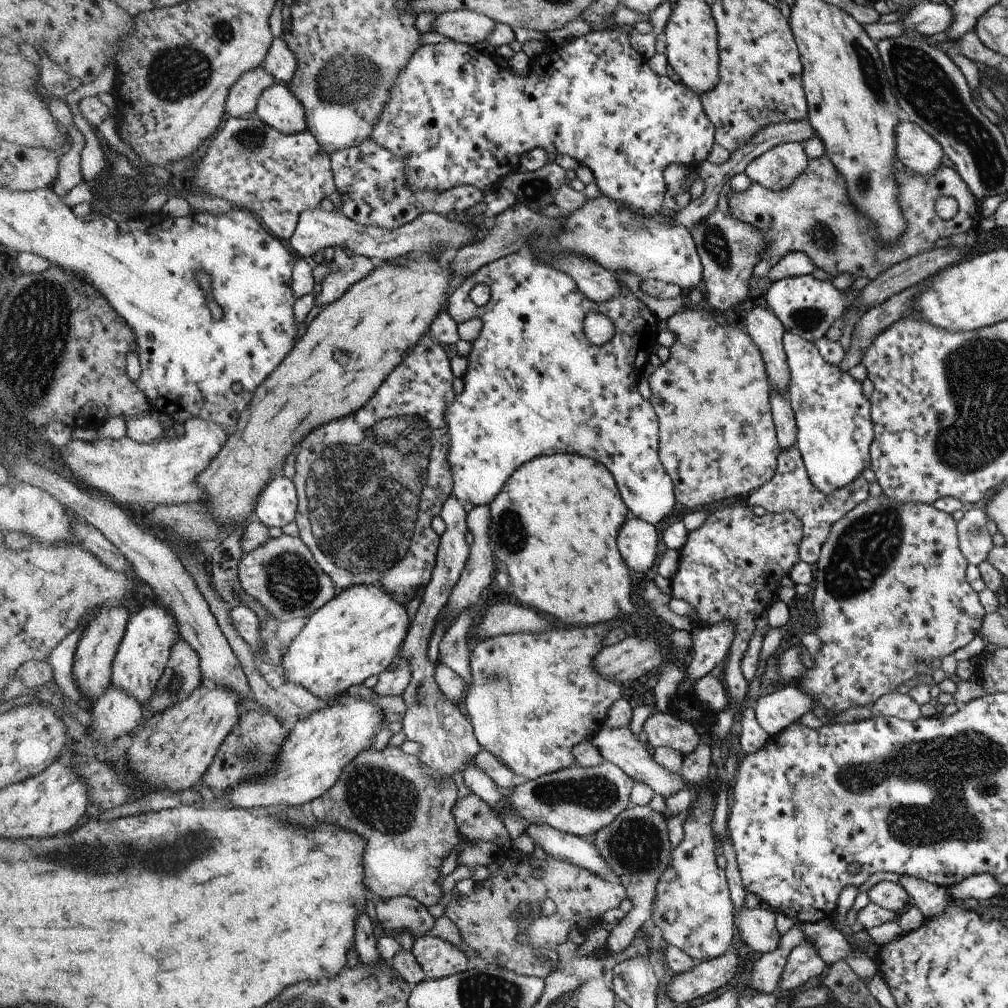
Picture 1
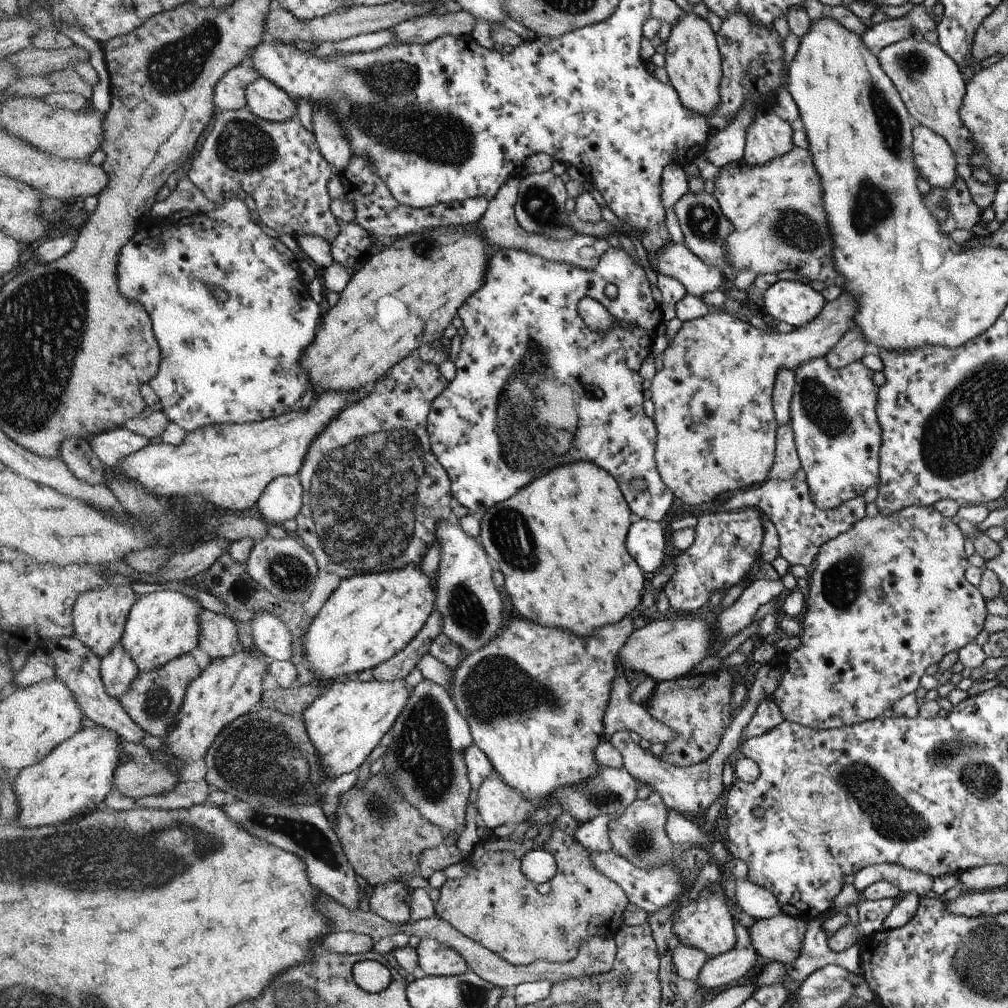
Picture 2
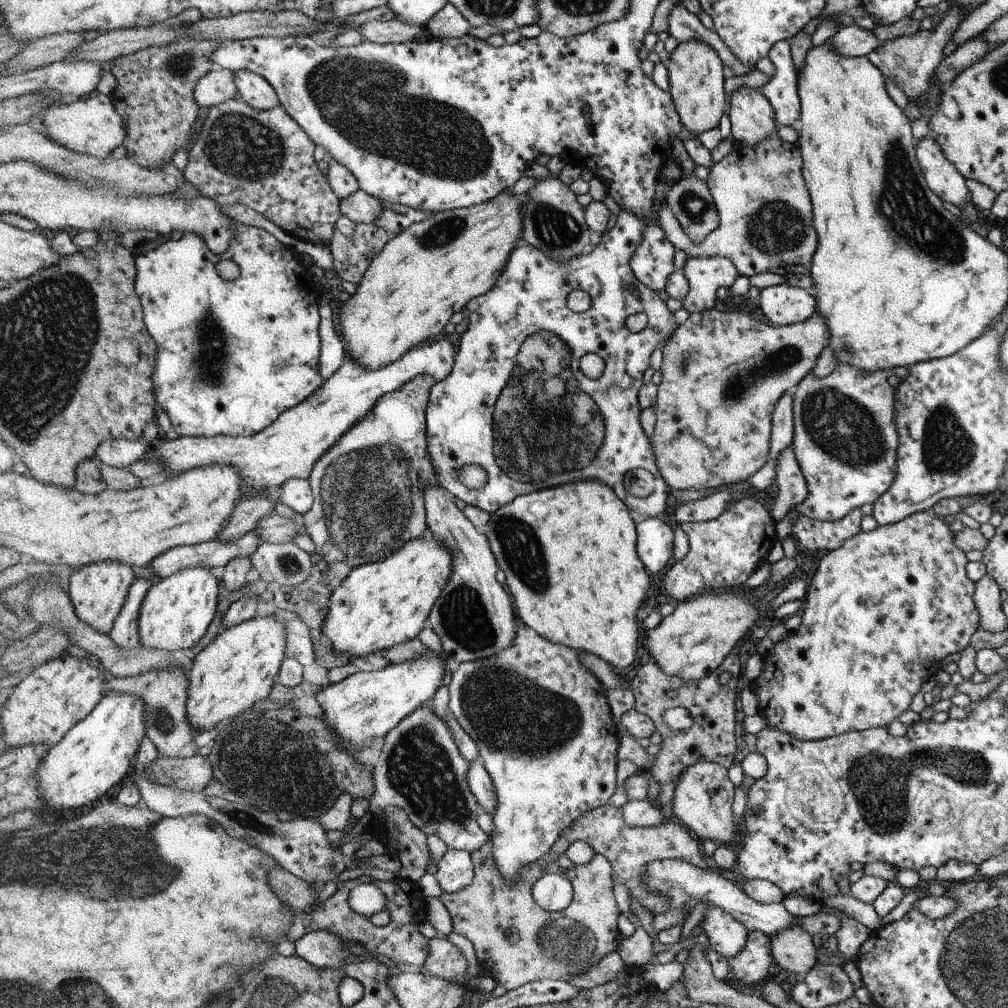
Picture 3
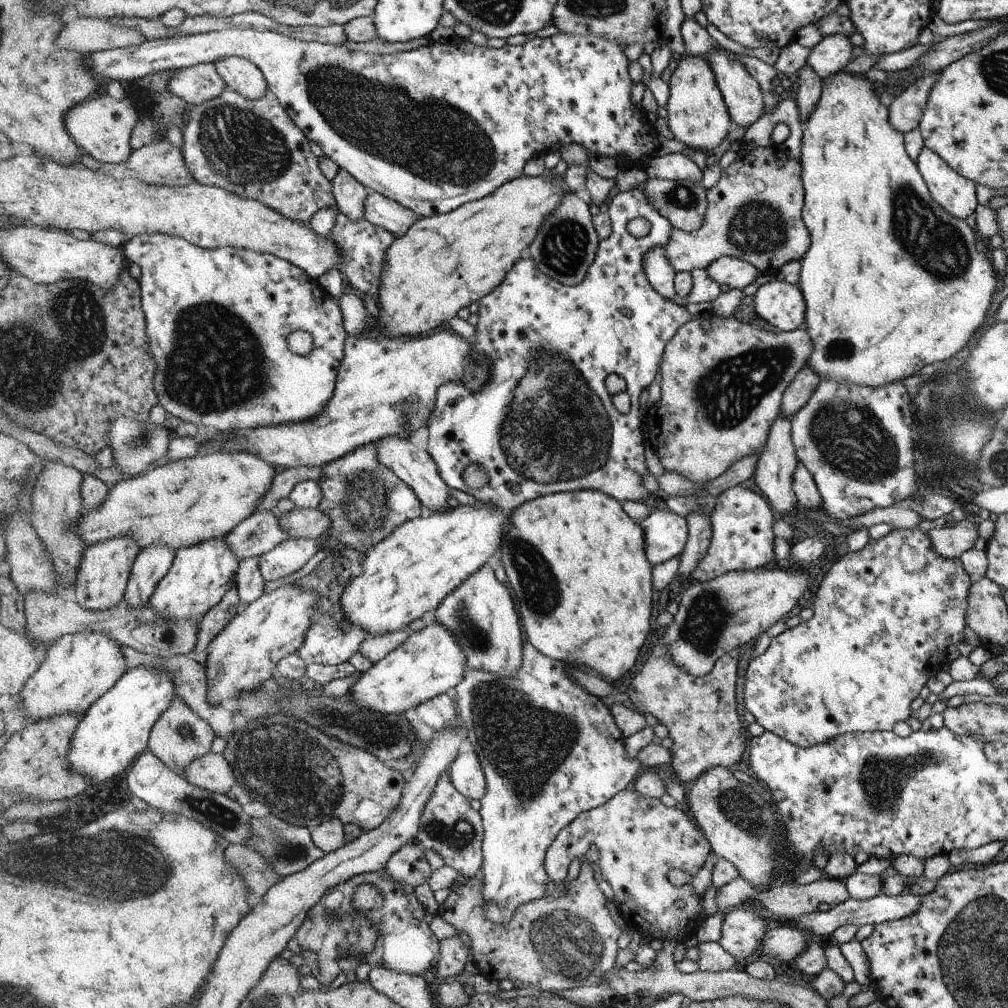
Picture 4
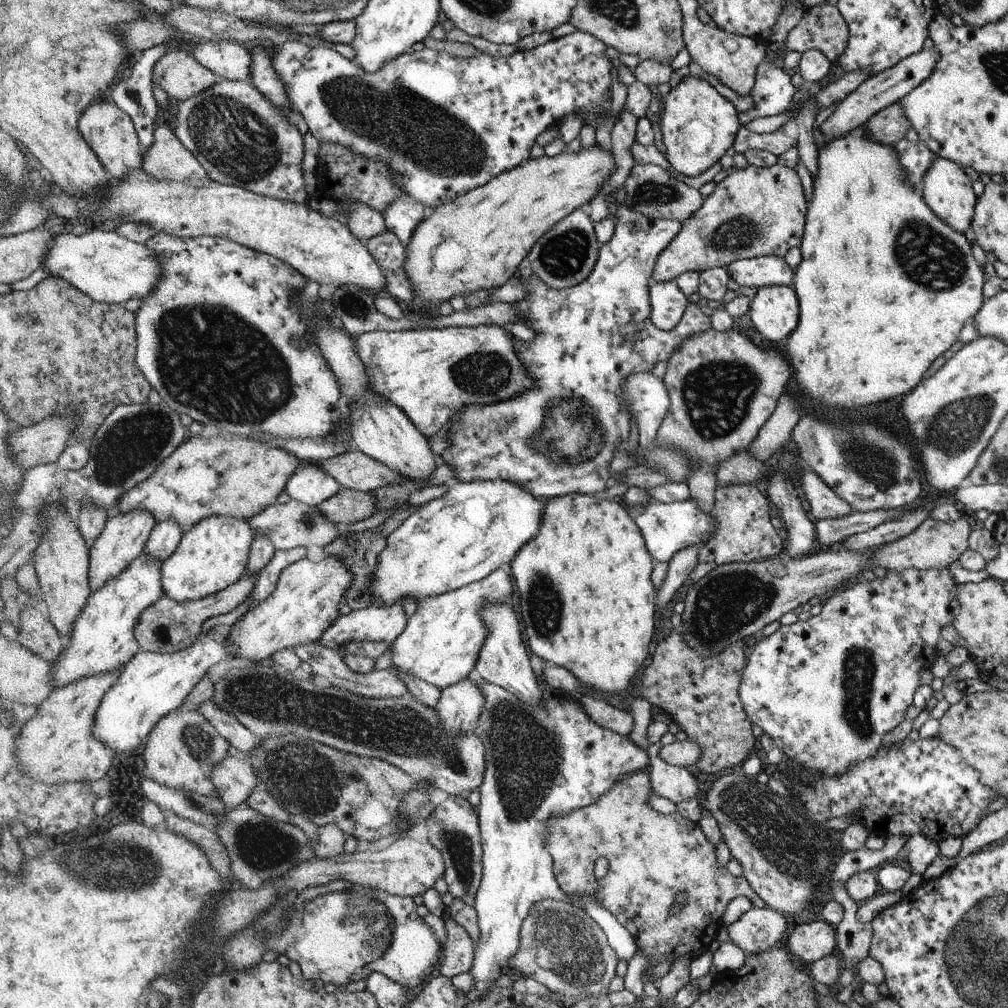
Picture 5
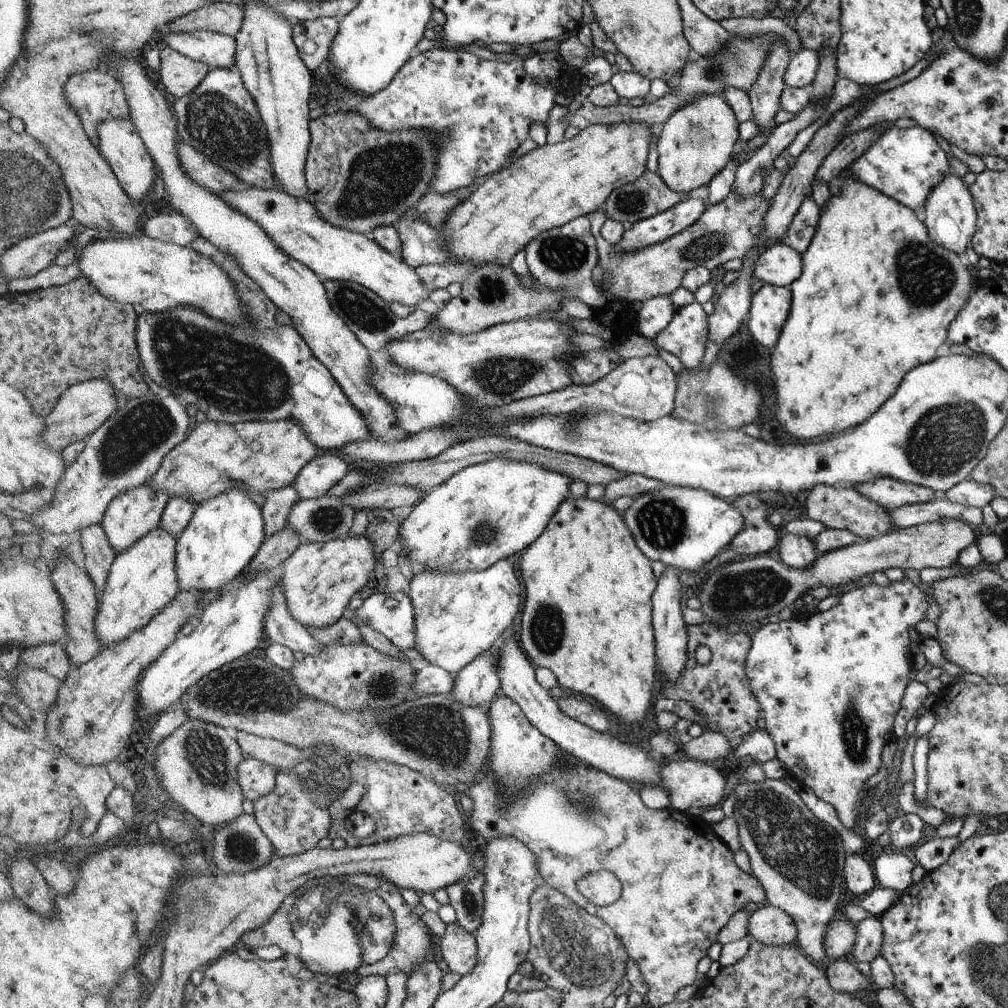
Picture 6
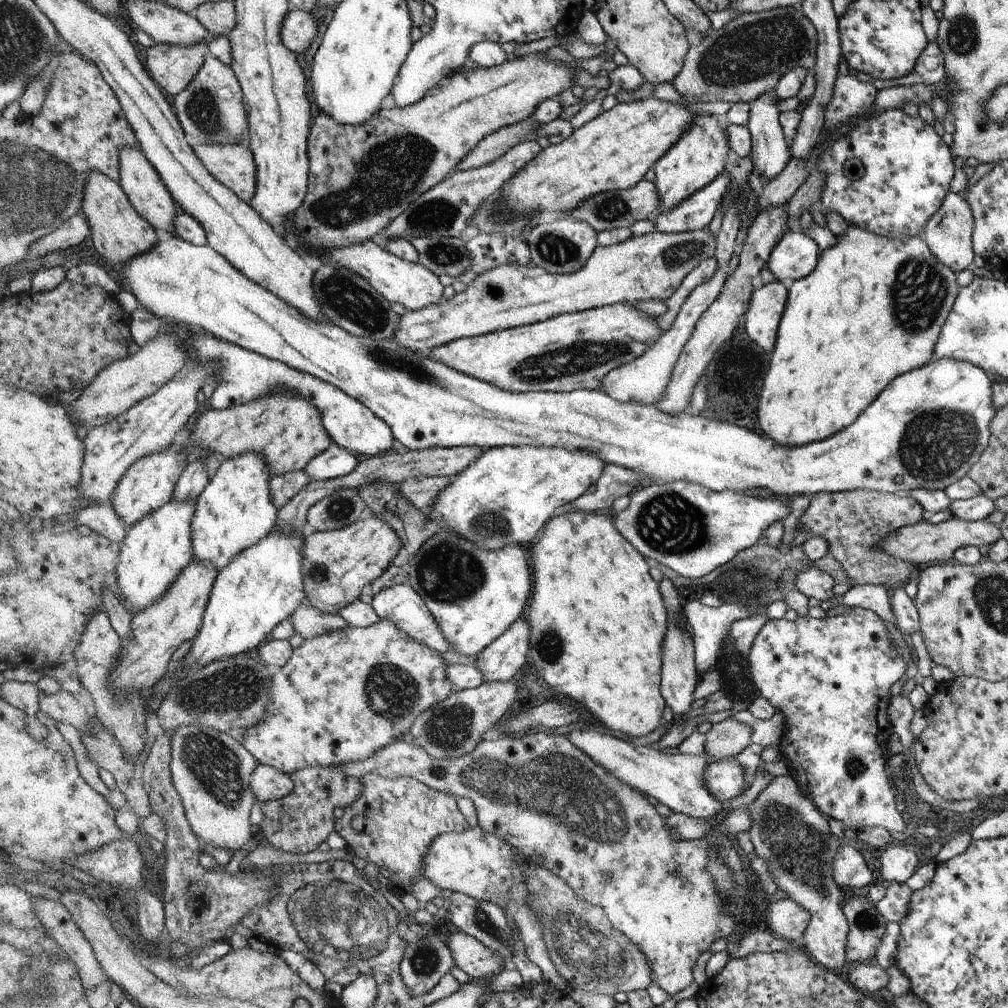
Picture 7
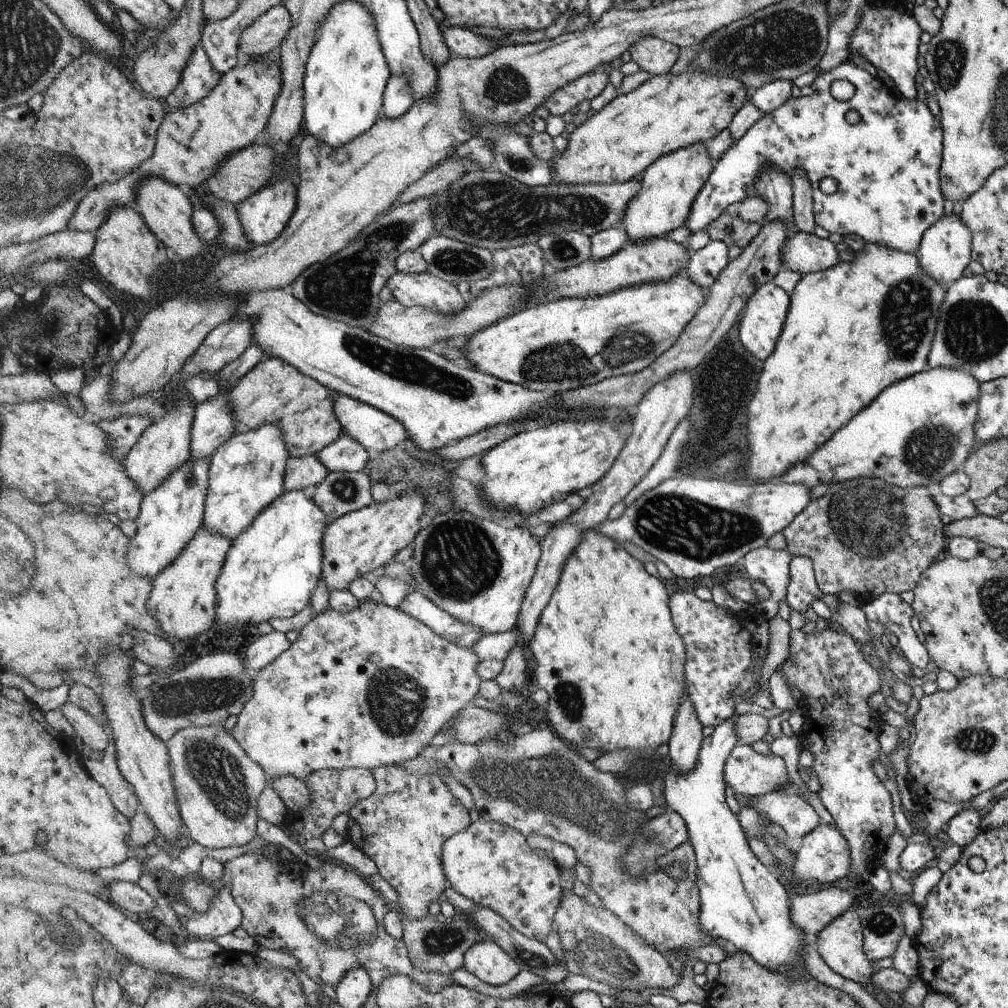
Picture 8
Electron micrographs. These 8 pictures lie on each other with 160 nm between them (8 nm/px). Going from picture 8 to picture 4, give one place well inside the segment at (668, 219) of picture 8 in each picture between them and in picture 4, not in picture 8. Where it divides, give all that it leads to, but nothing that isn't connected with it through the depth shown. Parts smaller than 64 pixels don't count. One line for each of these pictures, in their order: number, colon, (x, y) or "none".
4: (697, 116)
5: (698, 125)
6: (695, 143)
7: (699, 156)

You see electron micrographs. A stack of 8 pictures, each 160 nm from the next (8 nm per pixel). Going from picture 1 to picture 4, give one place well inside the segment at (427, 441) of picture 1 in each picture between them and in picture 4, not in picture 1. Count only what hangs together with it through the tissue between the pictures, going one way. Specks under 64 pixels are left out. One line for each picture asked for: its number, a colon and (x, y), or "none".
2: (373, 489)
3: (369, 487)
4: (366, 501)

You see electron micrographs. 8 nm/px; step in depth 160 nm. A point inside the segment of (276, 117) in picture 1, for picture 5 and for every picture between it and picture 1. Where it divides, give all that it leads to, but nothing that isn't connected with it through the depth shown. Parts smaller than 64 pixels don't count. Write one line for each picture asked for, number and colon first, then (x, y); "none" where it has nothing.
2: (266, 99)
3: (257, 92)
4: (239, 74)
5: (231, 60)

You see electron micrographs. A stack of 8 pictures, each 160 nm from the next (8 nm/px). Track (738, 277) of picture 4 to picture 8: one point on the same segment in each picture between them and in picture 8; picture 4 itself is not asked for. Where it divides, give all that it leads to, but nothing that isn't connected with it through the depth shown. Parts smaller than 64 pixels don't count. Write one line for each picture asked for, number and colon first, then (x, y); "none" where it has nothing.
5: (757, 272)
6: (779, 265)
7: (795, 256)
8: (804, 252)

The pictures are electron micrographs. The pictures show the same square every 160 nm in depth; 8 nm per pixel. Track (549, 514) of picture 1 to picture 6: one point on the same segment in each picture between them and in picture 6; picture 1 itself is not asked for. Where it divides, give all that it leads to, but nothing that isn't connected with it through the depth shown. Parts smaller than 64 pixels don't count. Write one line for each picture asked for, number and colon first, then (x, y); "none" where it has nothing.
2: (560, 542)
3: (581, 537)
4: (577, 561)
5: (586, 599)
6: (588, 614)

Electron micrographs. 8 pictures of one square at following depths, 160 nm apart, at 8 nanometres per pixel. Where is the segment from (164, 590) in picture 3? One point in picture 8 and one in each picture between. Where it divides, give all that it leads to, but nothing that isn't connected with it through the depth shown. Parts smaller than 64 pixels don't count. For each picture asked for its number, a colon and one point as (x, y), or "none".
4: (200, 577)
5: (213, 555)
6: (226, 532)
7: (235, 512)
8: (247, 472)

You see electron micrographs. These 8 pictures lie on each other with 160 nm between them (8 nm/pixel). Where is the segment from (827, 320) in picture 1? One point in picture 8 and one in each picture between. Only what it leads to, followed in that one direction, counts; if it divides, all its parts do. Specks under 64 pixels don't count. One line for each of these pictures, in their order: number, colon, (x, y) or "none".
2: (794, 302)
3: (784, 304)
4: (781, 304)
5: (774, 310)
6: (770, 308)
7: (766, 307)
8: (760, 324)

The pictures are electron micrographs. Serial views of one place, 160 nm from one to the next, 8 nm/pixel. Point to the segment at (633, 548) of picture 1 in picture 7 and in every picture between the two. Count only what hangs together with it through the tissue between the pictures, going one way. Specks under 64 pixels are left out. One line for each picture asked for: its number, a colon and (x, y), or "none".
2: (646, 542)
3: (655, 548)
4: (666, 532)
5: (669, 527)
6: (683, 527)
7: (693, 530)

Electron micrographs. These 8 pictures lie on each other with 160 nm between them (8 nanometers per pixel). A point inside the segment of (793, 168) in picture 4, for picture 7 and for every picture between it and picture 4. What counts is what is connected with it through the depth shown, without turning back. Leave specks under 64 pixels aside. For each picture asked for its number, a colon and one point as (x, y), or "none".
5: (756, 212)
6: (727, 230)
7: (652, 266)

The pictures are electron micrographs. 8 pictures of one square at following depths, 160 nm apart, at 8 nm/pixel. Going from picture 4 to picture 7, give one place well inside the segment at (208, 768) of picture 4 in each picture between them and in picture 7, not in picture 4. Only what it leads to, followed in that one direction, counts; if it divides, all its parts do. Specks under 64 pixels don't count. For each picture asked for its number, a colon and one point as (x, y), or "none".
5: (234, 778)
6: (256, 778)
7: (268, 783)

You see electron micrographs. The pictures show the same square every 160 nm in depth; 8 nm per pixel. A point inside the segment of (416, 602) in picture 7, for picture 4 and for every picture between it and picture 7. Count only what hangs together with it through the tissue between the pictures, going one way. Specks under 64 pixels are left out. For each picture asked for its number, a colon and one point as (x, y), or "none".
4: (326, 645)
5: (377, 623)
6: (392, 614)

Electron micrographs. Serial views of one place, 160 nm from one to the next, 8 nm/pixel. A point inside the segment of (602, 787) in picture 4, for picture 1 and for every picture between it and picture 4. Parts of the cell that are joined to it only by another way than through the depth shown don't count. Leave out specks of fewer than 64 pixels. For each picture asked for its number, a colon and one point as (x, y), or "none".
1: (533, 697)
2: (535, 696)
3: (542, 721)

